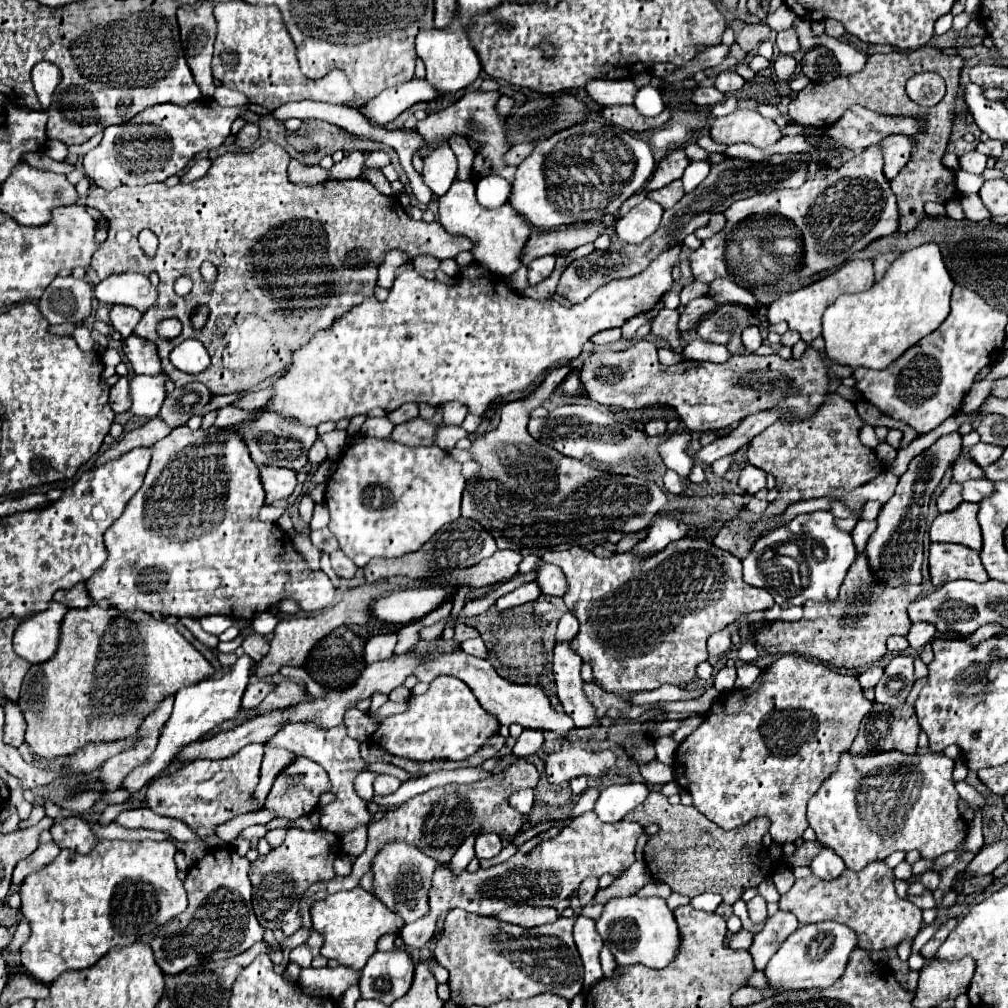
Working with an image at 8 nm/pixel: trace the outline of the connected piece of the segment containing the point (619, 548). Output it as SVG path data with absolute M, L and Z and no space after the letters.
M646 531L635 534L627 534L616 544L616 553L624 553L631 550L637 543L643 541L647 537Z

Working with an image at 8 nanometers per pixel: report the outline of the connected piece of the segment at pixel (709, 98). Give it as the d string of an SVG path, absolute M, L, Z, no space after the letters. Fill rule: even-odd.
M699 87L693 91L693 103L699 107L707 107L723 101L725 101L725 95L715 87Z

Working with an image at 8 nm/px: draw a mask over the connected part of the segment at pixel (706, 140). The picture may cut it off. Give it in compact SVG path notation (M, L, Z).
M700 133L697 138L697 144L709 153L725 153L727 147L723 144L715 143L709 135Z

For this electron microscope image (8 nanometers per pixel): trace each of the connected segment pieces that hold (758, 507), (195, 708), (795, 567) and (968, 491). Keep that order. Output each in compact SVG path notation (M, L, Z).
M755 495L743 505L743 509L747 509L747 511L751 511L751 513L757 513L757 515L761 515L767 507L769 507L769 503L771 501L767 501L767 499L757 499Z
M241 655L237 659L237 663L221 679L205 679L205 681L199 681L197 685L189 685L189 687L179 689L175 695L173 713L171 713L171 717L169 717L169 721L159 737L159 745L157 745L155 753L151 755L151 759L143 767L139 767L139 771L133 771L127 777L127 783L123 787L129 789L131 793L139 791L143 785L147 785L151 779L155 779L171 763L171 759L175 757L179 747L201 739L215 725L231 719L235 715L235 711L241 709L241 697L247 689L253 665L255 665L255 661L249 655Z
M831 511L797 515L791 523L769 531L753 543L751 551L741 559L743 579L753 587L769 591L779 605L803 605L809 599L831 601L839 593L855 555L851 533L837 529Z
M967 479L961 483L963 501L977 503L979 499L983 499L991 493L991 487L993 487L993 483L989 479Z

